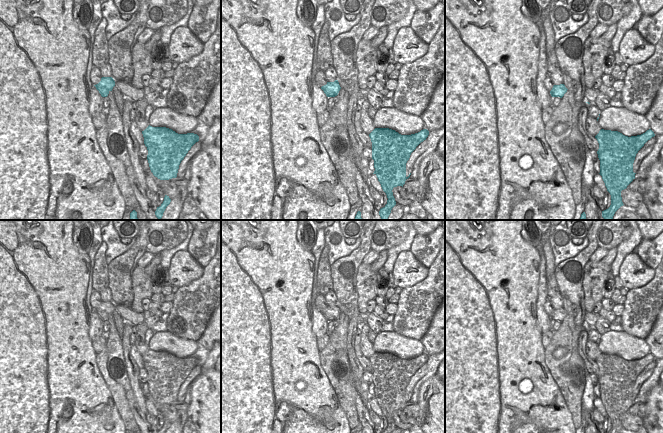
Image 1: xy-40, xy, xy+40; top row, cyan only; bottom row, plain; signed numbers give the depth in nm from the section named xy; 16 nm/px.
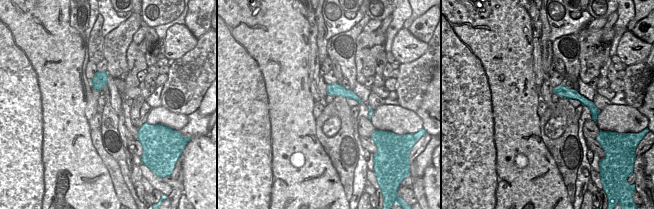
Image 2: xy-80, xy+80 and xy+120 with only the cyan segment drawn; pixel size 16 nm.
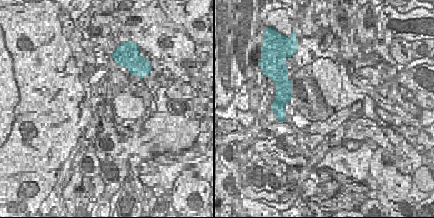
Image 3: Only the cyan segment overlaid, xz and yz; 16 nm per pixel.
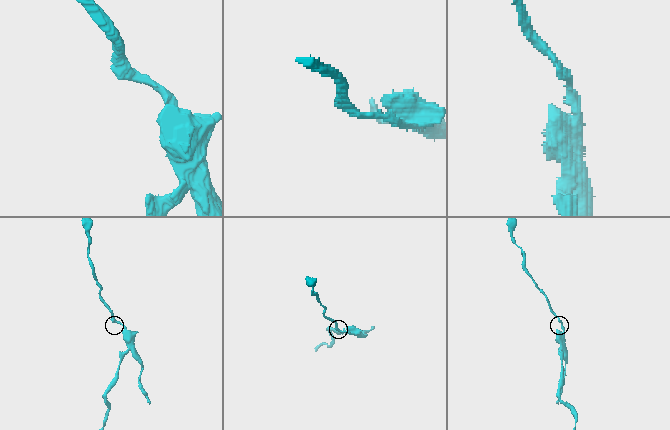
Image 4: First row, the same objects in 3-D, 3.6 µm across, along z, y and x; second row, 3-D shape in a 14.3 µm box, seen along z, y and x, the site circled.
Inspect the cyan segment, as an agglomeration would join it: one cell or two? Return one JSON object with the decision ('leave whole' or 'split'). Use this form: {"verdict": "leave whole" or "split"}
{"verdict": "split"}

